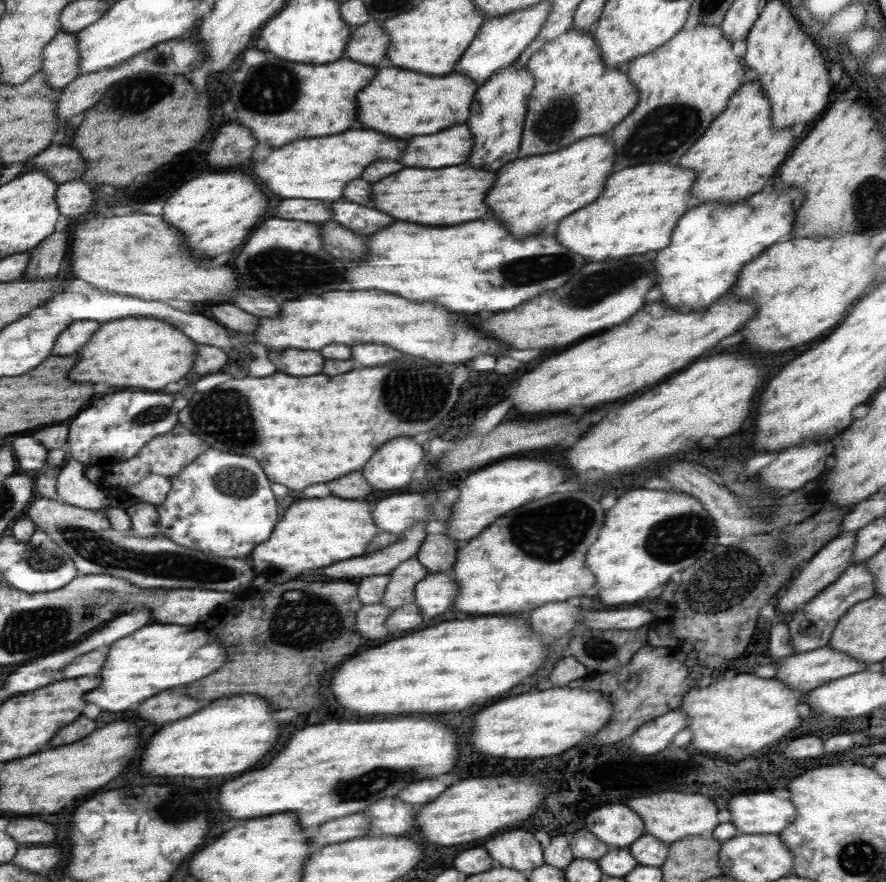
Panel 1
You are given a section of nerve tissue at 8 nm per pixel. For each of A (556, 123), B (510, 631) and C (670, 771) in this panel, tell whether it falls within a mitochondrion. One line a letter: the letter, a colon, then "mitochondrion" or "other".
A: mitochondrion
B: other
C: other

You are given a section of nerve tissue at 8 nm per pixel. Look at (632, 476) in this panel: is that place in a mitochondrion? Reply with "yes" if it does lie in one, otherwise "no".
no

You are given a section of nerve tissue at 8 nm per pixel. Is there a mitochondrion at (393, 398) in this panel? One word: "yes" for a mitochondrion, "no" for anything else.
yes

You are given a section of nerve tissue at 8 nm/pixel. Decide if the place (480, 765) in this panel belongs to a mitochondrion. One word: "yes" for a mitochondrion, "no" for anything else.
no

